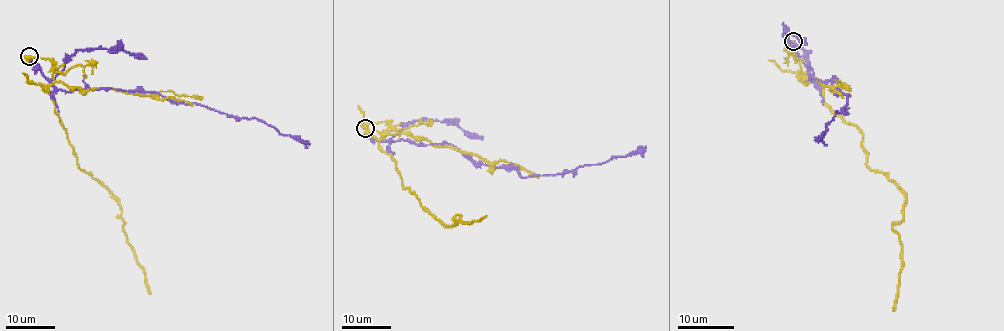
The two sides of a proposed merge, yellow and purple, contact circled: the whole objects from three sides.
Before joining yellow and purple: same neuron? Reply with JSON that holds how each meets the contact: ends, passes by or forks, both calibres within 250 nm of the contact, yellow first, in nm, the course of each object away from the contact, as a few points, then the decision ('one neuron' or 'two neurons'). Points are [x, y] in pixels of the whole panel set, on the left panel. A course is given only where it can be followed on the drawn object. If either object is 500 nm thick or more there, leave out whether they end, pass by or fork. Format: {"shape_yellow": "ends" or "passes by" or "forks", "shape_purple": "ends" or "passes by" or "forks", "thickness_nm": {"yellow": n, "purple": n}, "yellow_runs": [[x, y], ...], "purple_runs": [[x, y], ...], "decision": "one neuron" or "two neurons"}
{"thickness_nm": {"yellow": 800, "purple": 380}, "yellow_runs": [[29, 56], [53, 64], [54, 81], [43, 89], [51, 97], [76, 164], [113, 196], [126, 242], [150, 294]], "purple_runs": [[29, 56], [58, 89], [158, 92], [243, 118], [258, 118], [279, 133], [310, 143]], "decision": "two neurons"}

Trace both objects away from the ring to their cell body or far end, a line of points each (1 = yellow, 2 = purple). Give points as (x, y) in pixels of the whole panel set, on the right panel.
1: (793, 42), (789, 50), (824, 102), (862, 134), (866, 164), (904, 193), (893, 228), (901, 252), (894, 311)
2: (793, 42), (807, 57), (807, 81), (836, 82), (838, 91), (849, 95), (814, 140)

